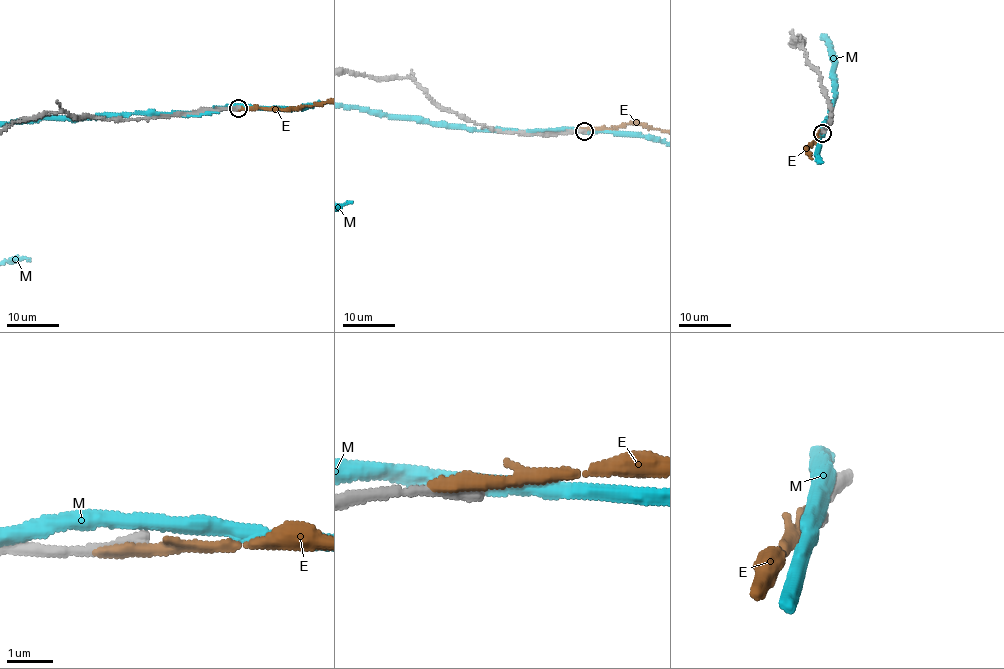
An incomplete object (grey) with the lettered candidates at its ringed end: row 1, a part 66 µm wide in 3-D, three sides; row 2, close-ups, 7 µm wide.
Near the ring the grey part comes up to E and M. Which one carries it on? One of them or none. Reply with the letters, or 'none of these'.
none of these

